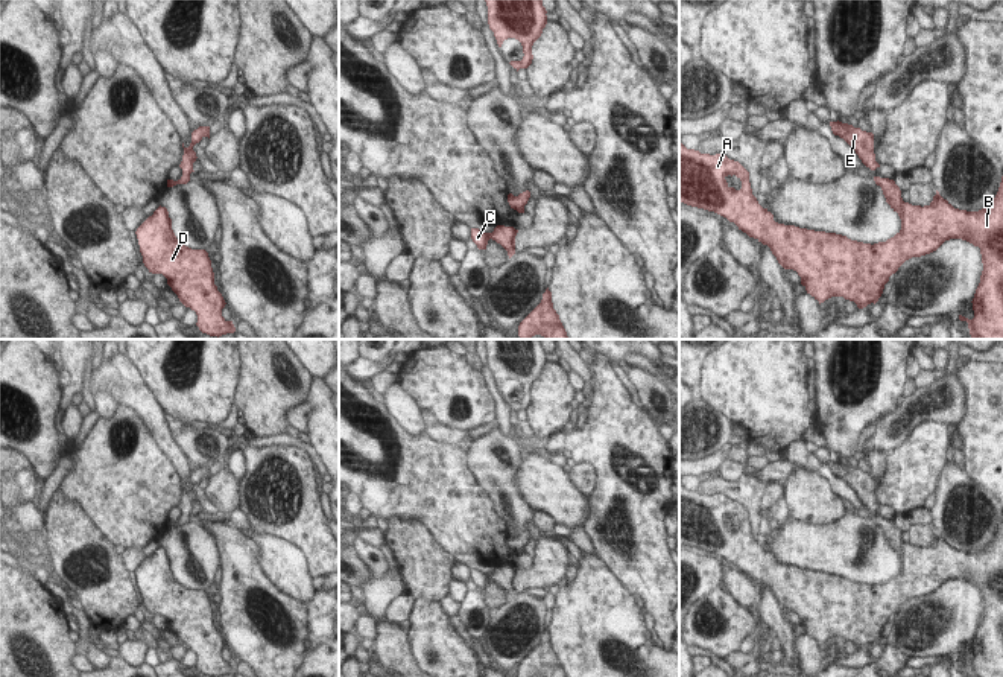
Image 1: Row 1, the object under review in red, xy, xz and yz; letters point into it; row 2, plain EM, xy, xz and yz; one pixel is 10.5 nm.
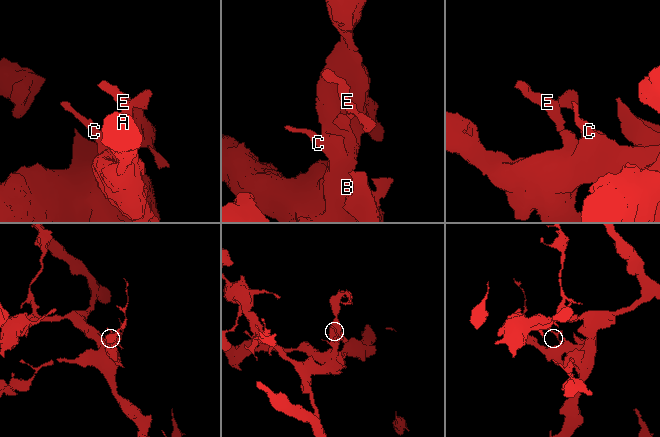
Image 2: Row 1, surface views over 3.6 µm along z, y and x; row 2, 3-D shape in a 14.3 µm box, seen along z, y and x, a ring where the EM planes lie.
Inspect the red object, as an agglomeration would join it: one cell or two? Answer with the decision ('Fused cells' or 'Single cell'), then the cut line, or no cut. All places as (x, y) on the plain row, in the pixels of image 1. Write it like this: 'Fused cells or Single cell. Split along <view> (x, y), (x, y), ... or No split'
Single cell. No split.

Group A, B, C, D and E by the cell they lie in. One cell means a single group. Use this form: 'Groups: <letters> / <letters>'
Groups: A B C D E.

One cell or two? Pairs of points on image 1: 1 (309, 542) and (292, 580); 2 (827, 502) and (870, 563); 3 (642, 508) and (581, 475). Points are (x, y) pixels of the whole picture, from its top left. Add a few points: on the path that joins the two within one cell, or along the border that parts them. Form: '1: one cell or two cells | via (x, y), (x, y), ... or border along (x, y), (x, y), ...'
1: two cells | border along (272, 534), (291, 540), (304, 553), (313, 577)
2: two cells | border along (847, 513), (828, 522), (803, 521)
3: two cells | border along (599, 476), (598, 486), (588, 498)

